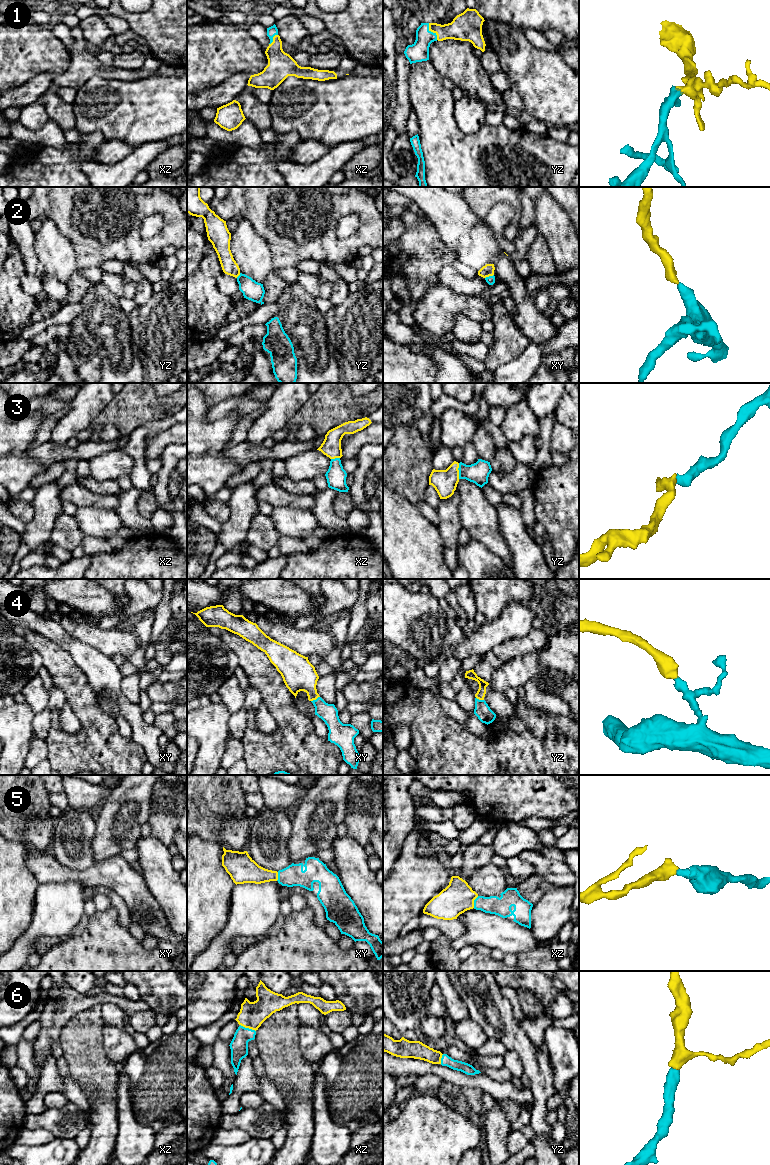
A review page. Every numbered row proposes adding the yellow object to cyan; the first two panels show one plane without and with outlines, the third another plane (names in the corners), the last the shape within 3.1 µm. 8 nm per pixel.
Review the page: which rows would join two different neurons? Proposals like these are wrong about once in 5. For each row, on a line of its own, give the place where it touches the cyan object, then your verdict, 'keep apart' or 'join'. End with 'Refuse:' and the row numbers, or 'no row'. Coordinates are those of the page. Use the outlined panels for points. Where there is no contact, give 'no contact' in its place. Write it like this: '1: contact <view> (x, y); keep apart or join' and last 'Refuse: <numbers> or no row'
1: contact yz (432, 32); join
2: contact xy (489, 276); join
3: contact yz (459, 471); join
4: contact xy (316, 699); join
5: contact xz (474, 902); join
6: contact xz (248, 1028); join
Refuse: no row

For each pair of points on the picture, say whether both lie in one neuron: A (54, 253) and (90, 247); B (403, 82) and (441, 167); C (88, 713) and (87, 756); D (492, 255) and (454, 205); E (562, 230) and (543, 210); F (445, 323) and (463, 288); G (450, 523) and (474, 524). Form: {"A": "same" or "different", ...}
{"A": "different", "B": "different", "C": "same", "D": "same", "E": "same", "F": "different", "G": "different"}

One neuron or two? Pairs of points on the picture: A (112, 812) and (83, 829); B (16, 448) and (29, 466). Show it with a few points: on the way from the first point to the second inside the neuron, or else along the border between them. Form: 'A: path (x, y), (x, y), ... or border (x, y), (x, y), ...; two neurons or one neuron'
A: border (95, 814), (95, 834), (90, 845); two neurons
B: border (10, 455), (23, 456); two neurons

